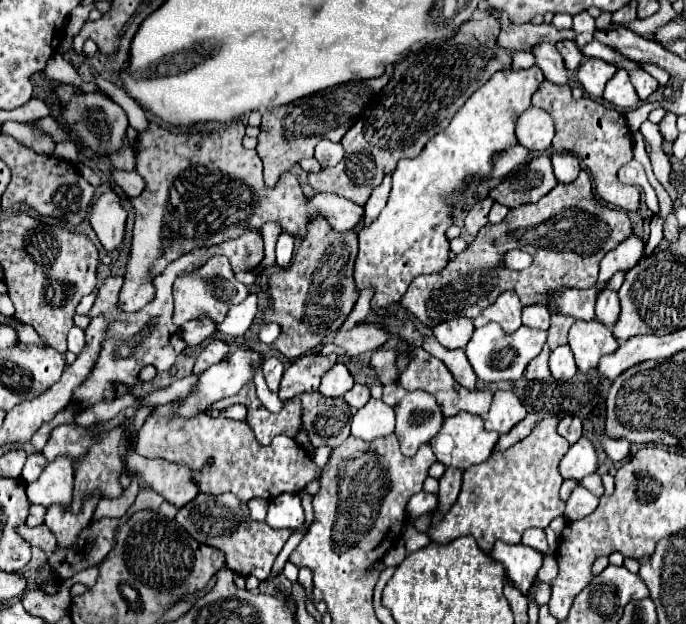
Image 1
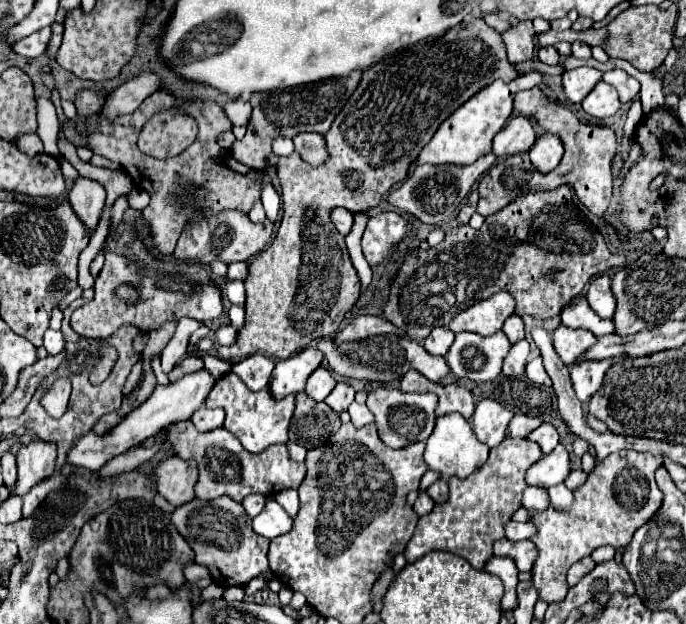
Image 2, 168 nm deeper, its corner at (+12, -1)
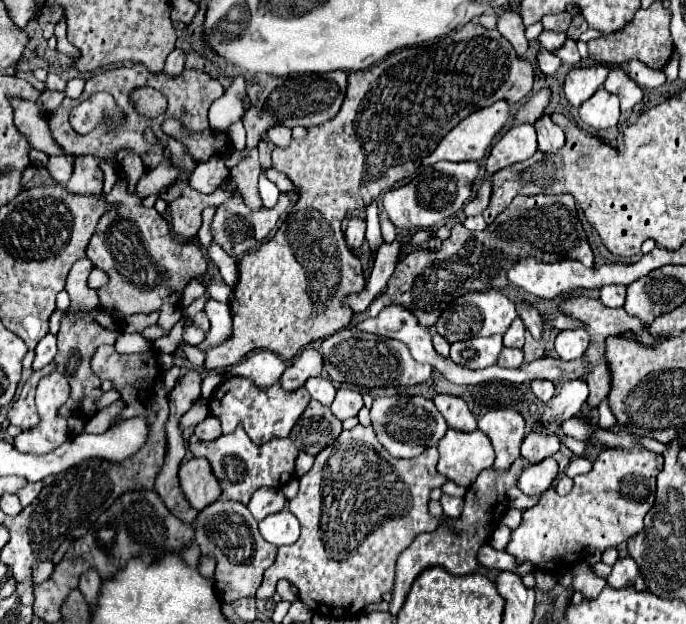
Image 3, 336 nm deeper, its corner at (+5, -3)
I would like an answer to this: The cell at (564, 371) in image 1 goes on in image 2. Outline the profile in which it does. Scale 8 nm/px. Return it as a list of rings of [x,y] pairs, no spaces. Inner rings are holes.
[[[540,357],[532,359],[532,361],[526,365],[526,375],[528,375],[528,379],[534,381],[536,385],[546,385],[546,387],[550,387],[550,385],[552,385],[552,379],[548,379],[548,373],[546,373],[546,369],[544,369],[542,365],[544,365],[544,363],[542,363]]]

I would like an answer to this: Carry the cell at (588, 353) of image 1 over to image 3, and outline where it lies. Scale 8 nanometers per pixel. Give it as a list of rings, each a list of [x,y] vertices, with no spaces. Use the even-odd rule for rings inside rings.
[[[565,329],[559,331],[555,339],[555,353],[561,361],[573,361],[583,357],[587,345],[589,345],[589,335],[585,333],[585,329]]]

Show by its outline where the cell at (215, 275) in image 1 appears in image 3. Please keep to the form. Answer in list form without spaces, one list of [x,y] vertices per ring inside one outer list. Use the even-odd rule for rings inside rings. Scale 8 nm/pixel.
[[[111,157],[107,161],[113,163],[113,169],[115,169],[115,175],[117,175],[117,181],[115,181],[111,193],[105,195],[105,201],[107,201],[107,205],[111,205],[111,209],[107,209],[107,213],[99,219],[95,235],[91,237],[91,241],[87,245],[87,257],[91,259],[93,267],[105,271],[107,277],[109,277],[109,281],[103,287],[97,289],[101,307],[117,309],[119,313],[129,317],[129,315],[137,315],[137,313],[149,315],[151,311],[161,309],[163,303],[181,305],[181,293],[183,293],[185,285],[195,275],[201,275],[207,269],[207,259],[205,259],[199,243],[195,239],[183,241],[183,239],[175,237],[171,233],[167,221],[155,209],[143,207],[141,205],[143,197],[139,193],[129,191],[129,187],[127,187],[127,173],[123,171],[123,167],[119,167],[115,157]]]

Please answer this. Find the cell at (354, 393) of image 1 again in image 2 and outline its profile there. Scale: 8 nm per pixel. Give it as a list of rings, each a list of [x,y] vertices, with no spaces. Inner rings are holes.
[[[338,383],[338,385],[334,387],[334,391],[326,397],[326,403],[328,403],[334,411],[338,411],[338,413],[346,411],[352,401],[354,401],[354,389],[352,389],[350,385],[346,385],[346,383]]]

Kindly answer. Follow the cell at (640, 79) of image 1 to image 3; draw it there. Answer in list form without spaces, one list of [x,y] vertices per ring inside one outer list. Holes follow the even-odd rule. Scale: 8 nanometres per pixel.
[[[611,69],[609,77],[603,83],[603,87],[609,93],[619,97],[621,111],[633,109],[633,105],[641,103],[641,99],[643,99],[643,91],[639,89],[639,85],[629,75],[625,75],[621,69]]]

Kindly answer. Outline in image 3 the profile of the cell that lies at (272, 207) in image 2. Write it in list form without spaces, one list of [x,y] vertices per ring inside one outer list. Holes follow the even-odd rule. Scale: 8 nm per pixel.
[[[265,167],[261,171],[261,177],[259,177],[259,193],[261,193],[261,199],[263,199],[263,205],[269,207],[269,203],[277,203],[277,197],[279,197],[279,189],[265,177]]]

